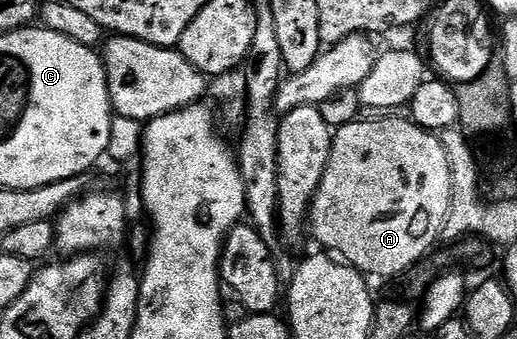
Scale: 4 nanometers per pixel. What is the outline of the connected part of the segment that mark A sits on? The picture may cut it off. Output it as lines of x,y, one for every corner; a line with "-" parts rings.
370,117
374,119
363,118
361,121
355,121
337,128
333,132
332,142
330,144
330,156
328,165
324,169
324,177
314,194
314,200
310,202
310,214
308,216
308,231
314,234
314,239
319,243
319,248
341,257
350,266
355,267
357,271
362,272
363,276
386,275
393,277
404,273
417,259
422,259
439,242
441,236
441,227
445,223
445,215
449,207
449,171
447,158
444,157
443,146
440,145
438,135
425,131
423,127
417,127
409,118
390,119
394,117

